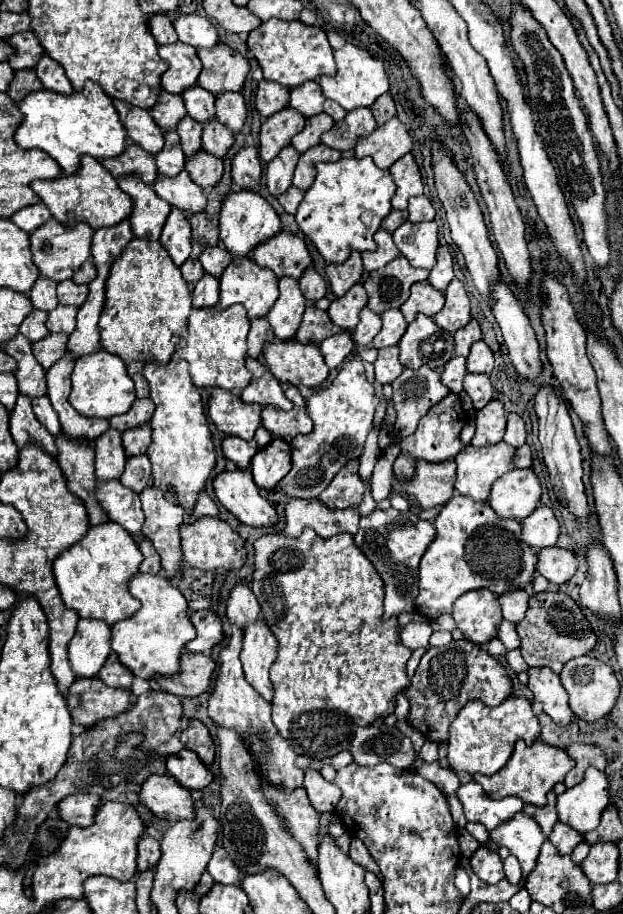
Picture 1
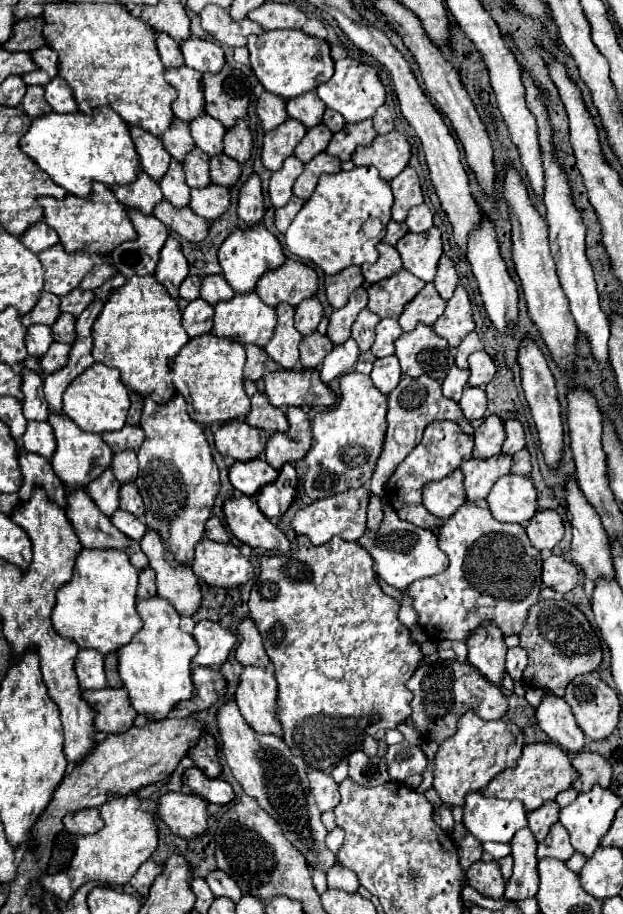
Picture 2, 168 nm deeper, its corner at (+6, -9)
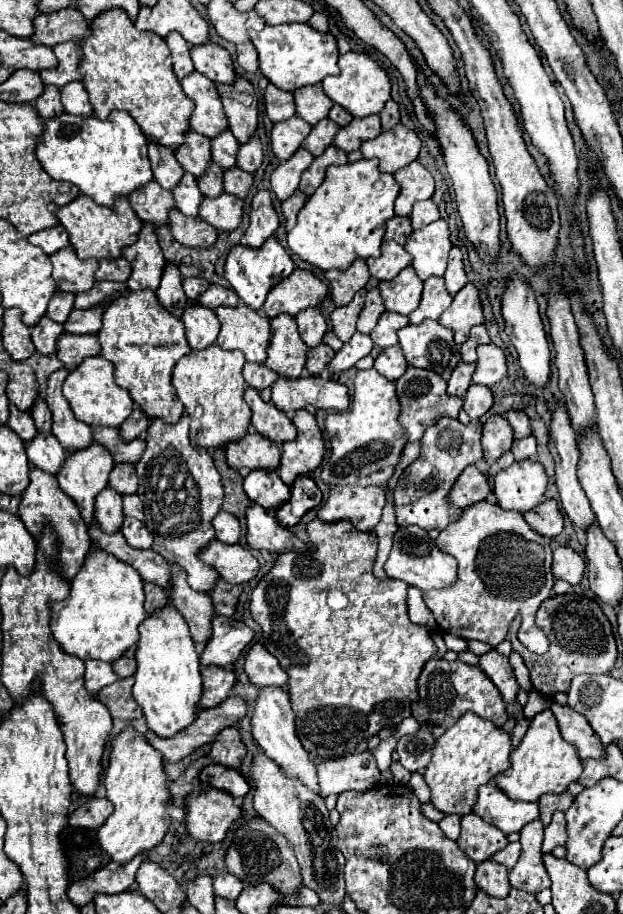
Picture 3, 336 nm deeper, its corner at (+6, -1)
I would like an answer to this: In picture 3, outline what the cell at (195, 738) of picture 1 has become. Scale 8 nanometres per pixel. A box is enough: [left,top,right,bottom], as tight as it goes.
[210,728,246,768]

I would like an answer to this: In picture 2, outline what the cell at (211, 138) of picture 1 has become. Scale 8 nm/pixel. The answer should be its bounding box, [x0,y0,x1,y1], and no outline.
[210,154,240,186]

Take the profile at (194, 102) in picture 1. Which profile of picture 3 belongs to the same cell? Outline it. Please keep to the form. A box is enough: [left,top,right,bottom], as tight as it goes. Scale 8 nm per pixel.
[212,130,240,170]

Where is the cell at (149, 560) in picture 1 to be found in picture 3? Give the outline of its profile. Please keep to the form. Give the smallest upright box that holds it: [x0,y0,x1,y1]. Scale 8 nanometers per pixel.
[144,584,168,616]

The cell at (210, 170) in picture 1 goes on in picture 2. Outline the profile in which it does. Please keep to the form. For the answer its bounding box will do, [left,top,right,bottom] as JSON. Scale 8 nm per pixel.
[190,184,230,220]

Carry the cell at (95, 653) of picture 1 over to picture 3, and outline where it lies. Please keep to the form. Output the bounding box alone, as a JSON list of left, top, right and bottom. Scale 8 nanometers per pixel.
[84,662,118,696]

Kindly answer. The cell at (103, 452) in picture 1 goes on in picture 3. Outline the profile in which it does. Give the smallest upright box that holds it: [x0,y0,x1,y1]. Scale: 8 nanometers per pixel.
[96,486,122,534]

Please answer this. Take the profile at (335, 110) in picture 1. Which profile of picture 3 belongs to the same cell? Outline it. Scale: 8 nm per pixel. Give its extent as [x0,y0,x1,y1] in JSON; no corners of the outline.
[328,104,352,126]

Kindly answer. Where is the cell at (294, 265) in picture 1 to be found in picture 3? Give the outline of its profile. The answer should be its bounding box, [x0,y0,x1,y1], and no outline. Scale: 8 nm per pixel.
[264,268,328,318]

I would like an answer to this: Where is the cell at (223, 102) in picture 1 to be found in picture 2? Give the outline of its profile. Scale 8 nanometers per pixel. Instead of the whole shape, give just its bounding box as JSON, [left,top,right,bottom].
[224,120,252,162]

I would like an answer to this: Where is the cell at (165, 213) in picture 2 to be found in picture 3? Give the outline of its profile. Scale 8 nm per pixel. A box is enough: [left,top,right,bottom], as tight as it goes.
[170,210,218,248]

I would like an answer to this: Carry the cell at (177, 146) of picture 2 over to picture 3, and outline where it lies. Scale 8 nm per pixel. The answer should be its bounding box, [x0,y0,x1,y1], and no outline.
[174,132,212,178]

